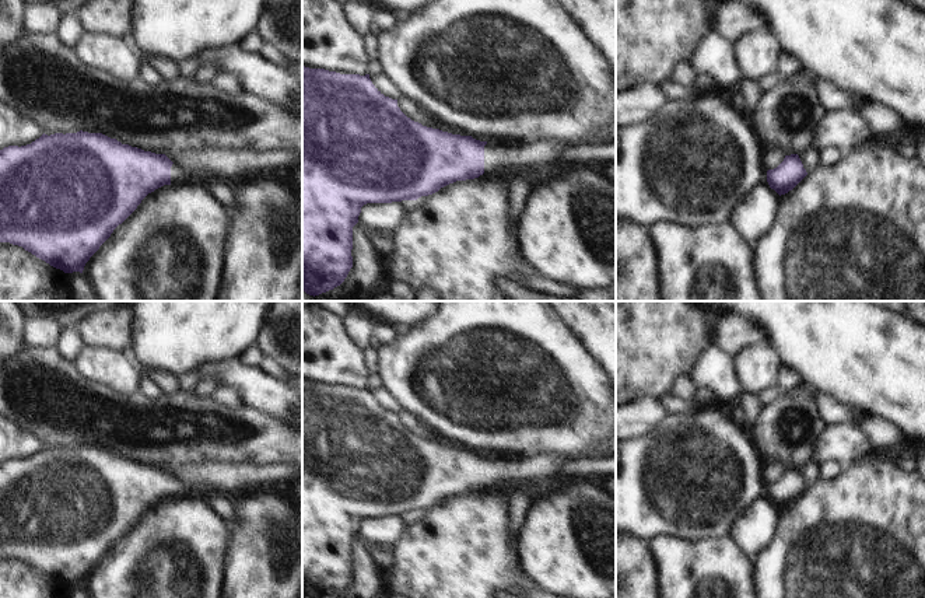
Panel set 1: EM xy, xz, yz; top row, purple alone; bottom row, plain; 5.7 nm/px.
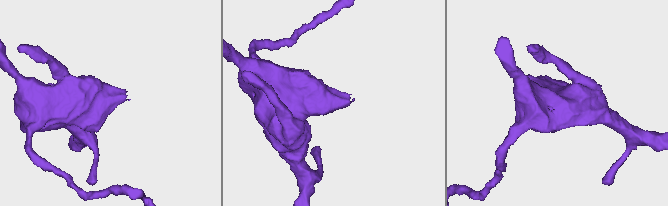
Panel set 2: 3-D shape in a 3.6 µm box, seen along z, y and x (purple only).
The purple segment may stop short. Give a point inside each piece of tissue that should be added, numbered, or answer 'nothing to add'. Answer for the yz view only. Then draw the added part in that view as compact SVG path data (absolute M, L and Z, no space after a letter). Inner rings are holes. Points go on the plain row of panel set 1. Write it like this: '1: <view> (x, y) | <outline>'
nothing to add

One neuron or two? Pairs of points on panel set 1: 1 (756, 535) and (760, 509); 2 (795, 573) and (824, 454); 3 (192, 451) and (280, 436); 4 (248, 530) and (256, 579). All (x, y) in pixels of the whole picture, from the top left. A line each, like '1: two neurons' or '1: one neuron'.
1: one neuron
2: two neurons
3: one neuron
4: one neuron

